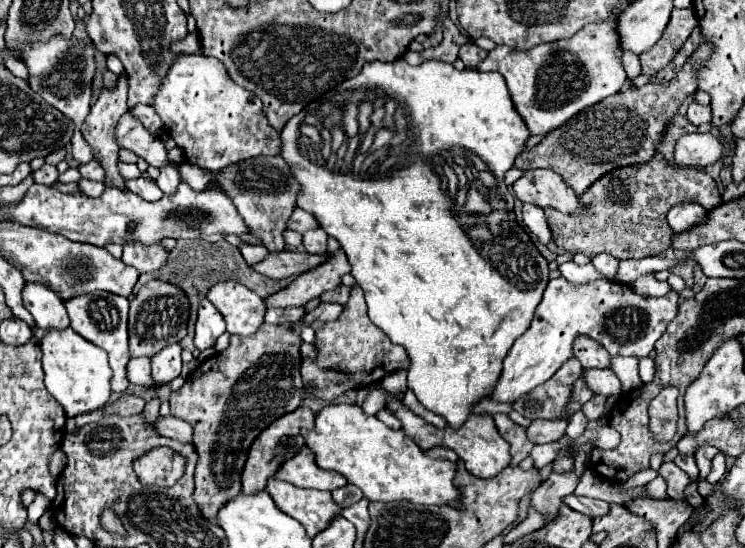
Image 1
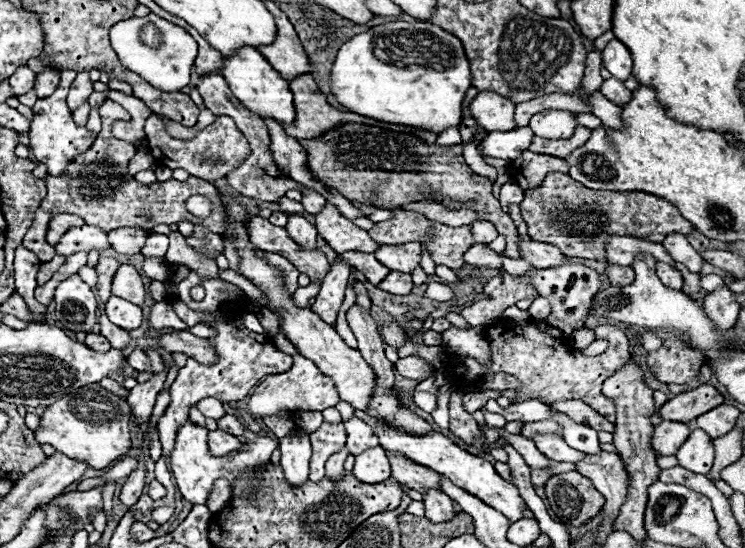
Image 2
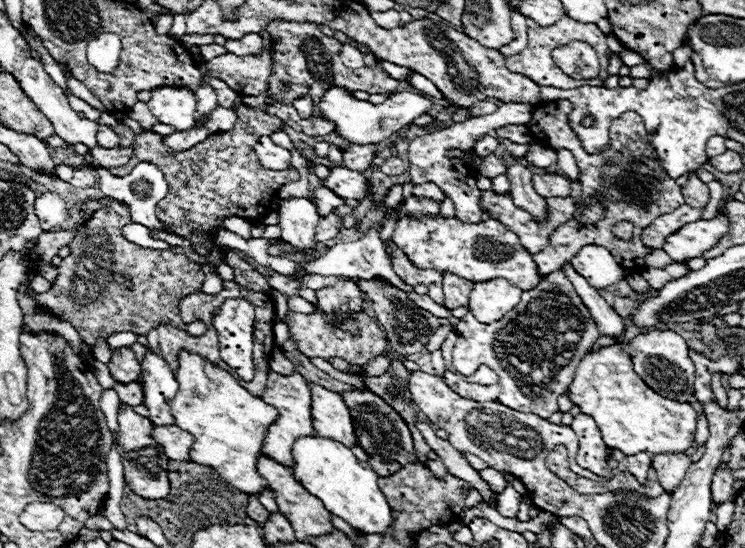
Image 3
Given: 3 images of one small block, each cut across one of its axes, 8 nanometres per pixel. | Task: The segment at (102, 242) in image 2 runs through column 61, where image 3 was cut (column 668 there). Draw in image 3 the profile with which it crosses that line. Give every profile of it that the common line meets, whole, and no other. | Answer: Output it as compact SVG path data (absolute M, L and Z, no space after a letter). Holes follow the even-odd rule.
M724 206L712 220L696 220L692 224L686 224L680 228L680 232L674 232L666 244L664 252L682 264L688 264L692 258L702 256L706 250L710 250L714 244L720 242L722 236L728 234L728 216L724 214Z

